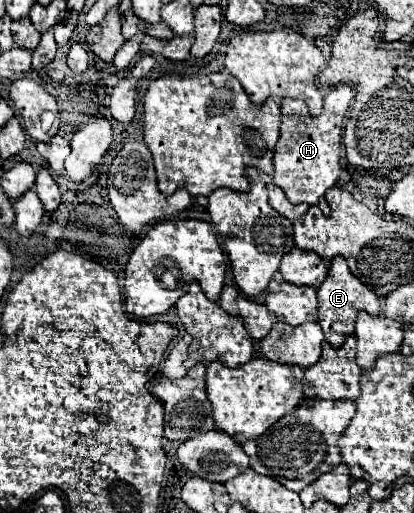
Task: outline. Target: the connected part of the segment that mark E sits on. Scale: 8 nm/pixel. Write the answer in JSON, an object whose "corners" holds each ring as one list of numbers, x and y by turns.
{"corners":[[338,255,330,263,326,281,318,287,318,323,324,331,326,341,332,347,340,347,344,343,344,337,354,333,354,321,360,311,366,311,370,315,378,315,380,313,380,299,372,289,368,289,364,283,360,283,350,273,344,257]]}

